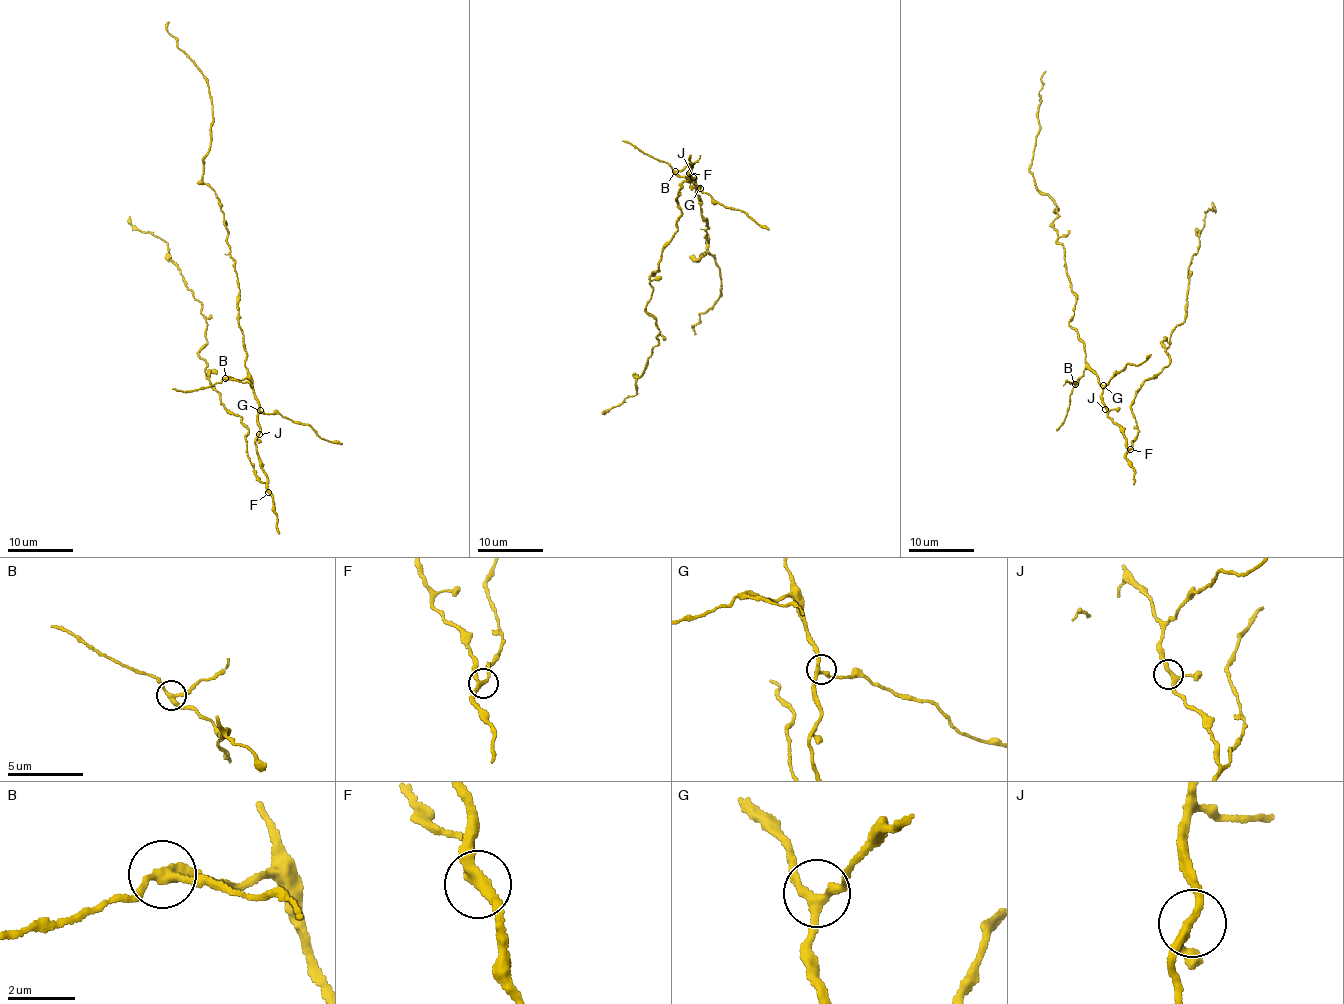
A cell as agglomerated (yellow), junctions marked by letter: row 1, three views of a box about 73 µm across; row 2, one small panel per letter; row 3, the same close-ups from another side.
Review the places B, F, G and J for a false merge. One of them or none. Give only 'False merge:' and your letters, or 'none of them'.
False merge: B

